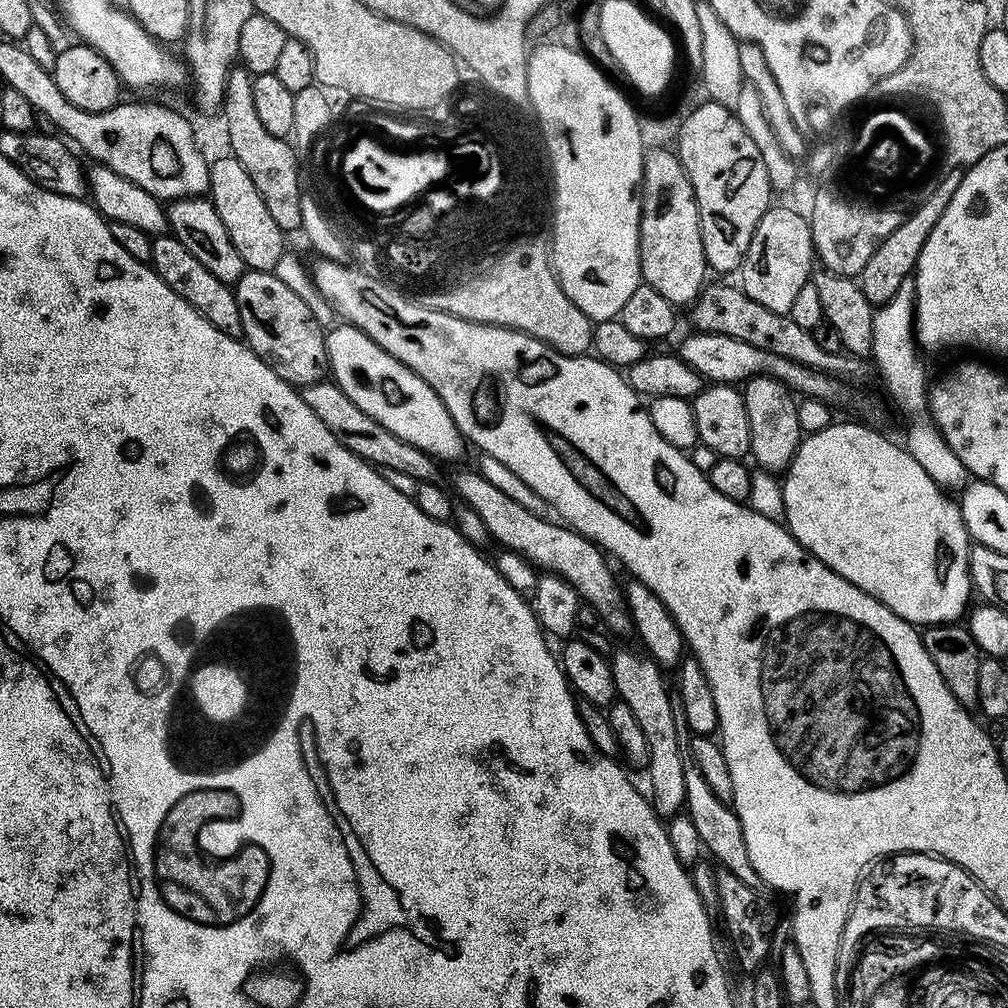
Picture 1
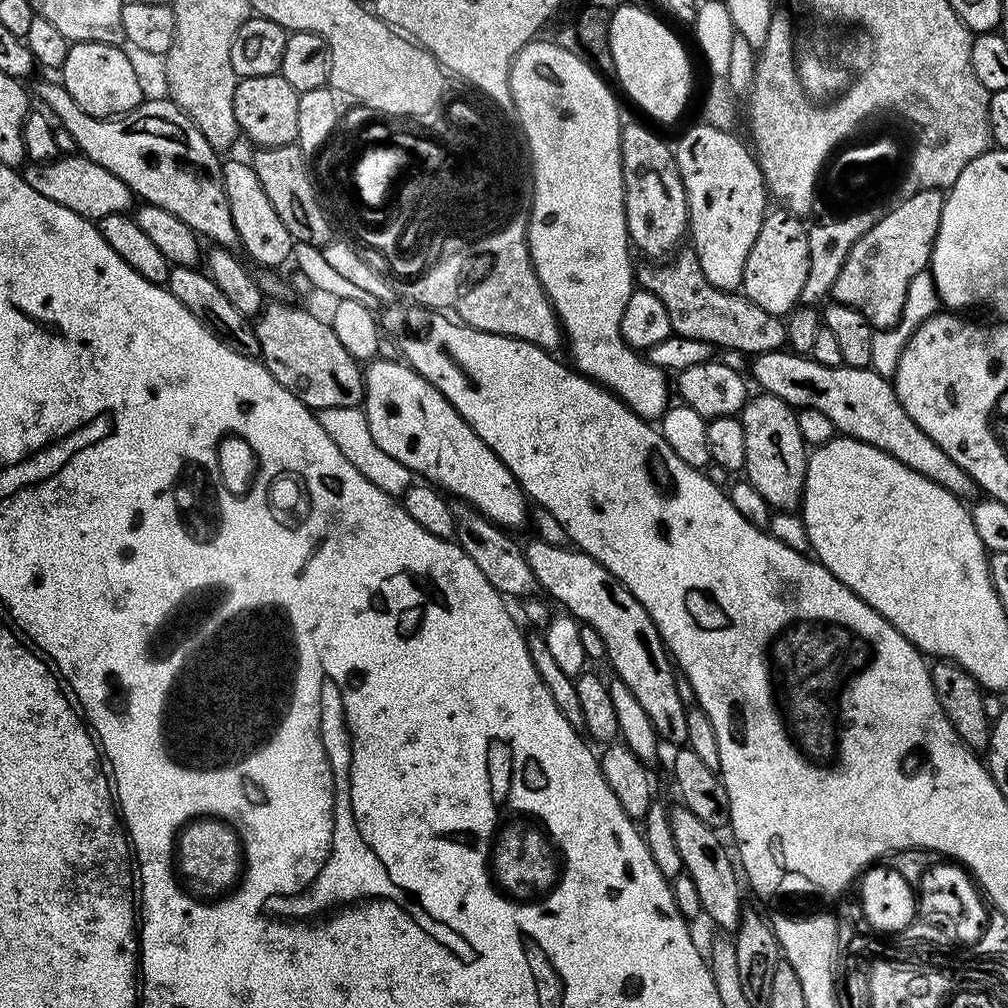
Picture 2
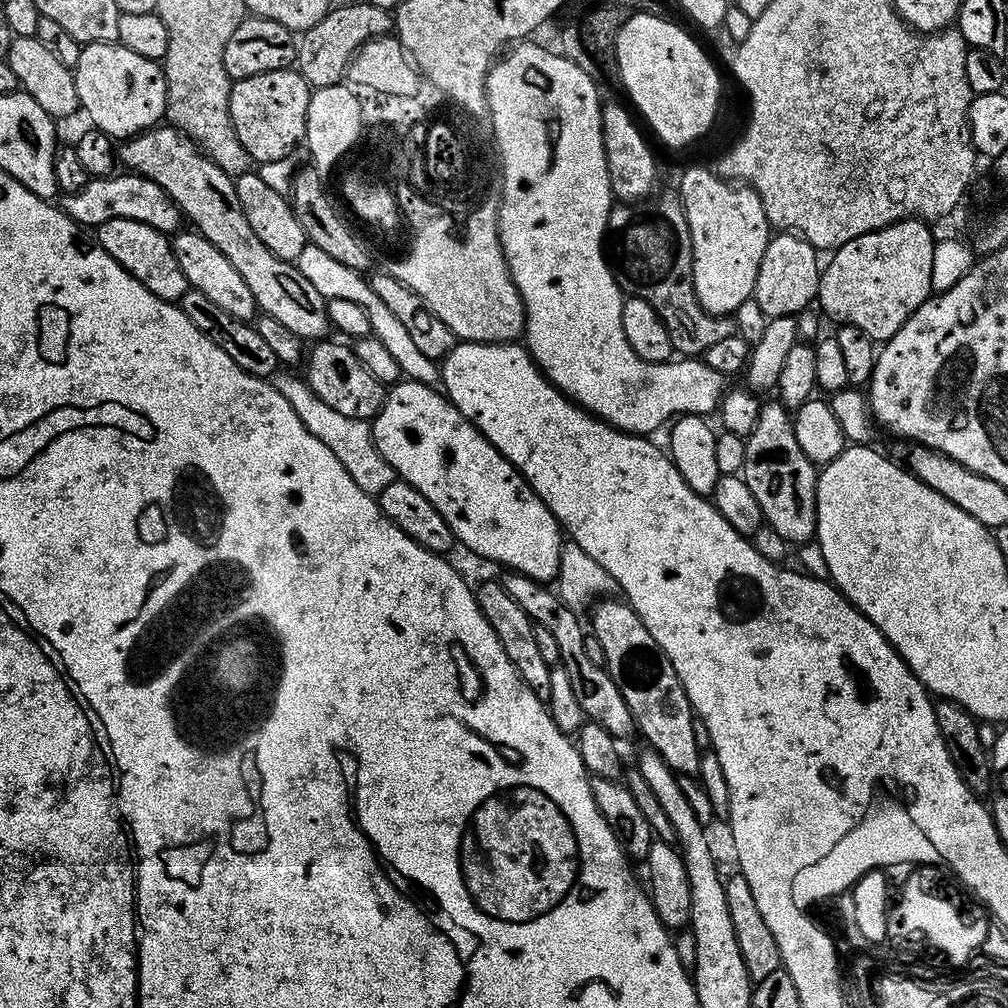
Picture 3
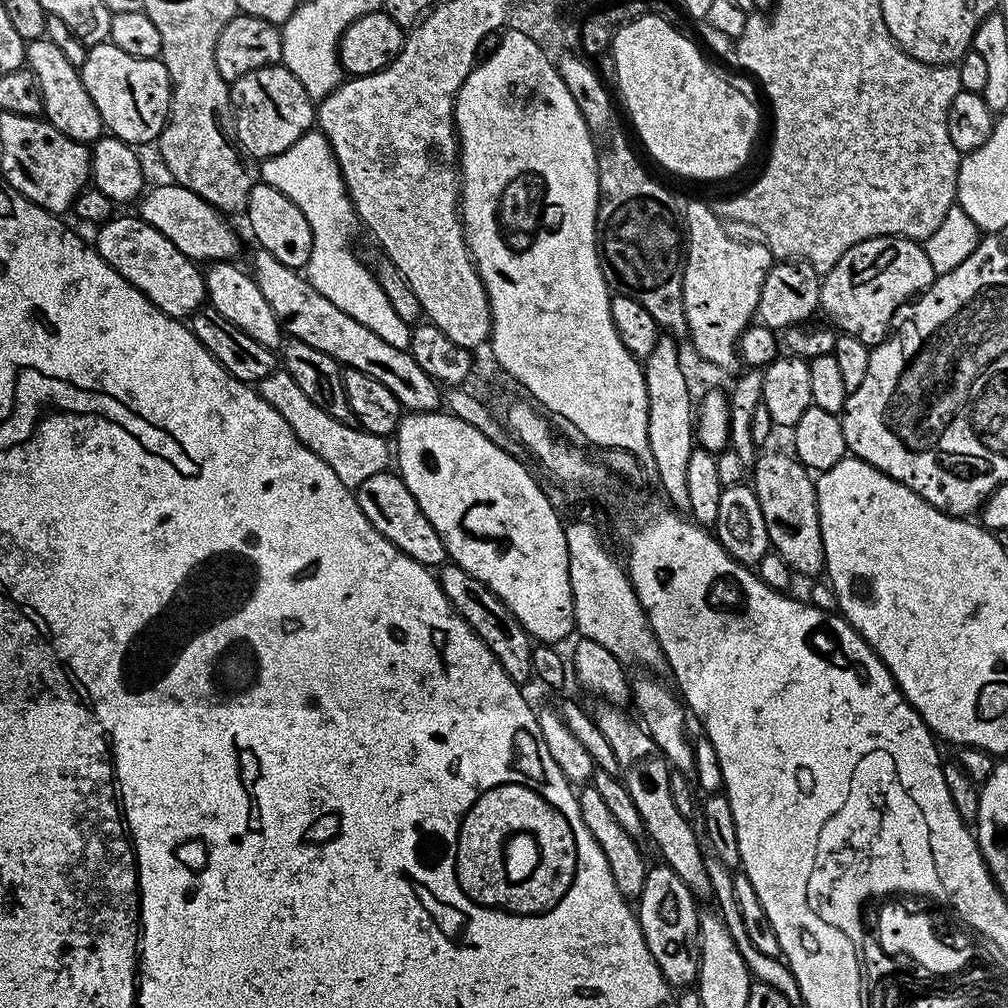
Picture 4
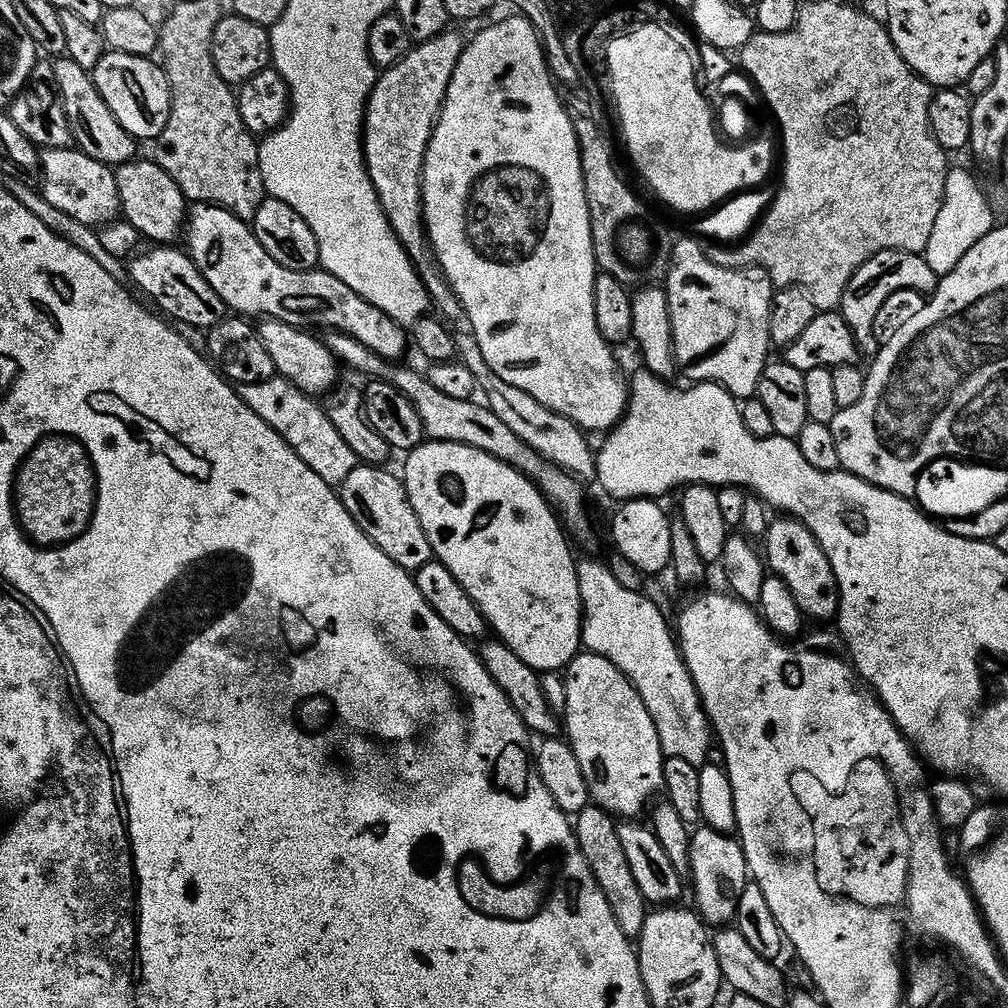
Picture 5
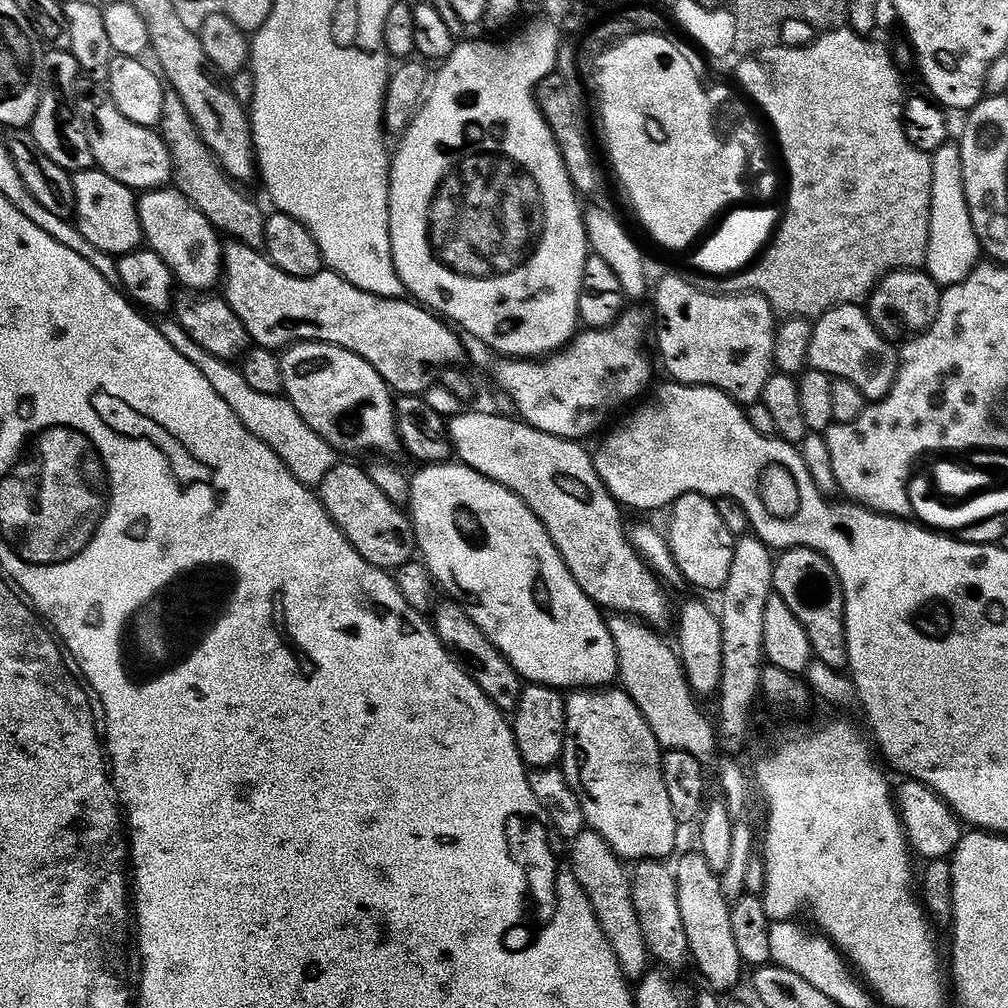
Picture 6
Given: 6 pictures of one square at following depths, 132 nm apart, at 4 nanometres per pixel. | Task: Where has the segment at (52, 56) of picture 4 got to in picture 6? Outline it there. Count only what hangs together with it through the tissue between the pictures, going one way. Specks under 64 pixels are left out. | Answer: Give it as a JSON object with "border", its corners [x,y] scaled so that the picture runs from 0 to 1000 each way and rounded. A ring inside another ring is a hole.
{"border":[[[84,82],[75,100],[75,109],[85,125],[85,138],[93,149],[94,166],[102,168],[117,181],[132,188],[161,187],[170,180],[171,162],[158,130],[148,124],[129,120],[117,109],[106,90],[95,91],[96,84]]]}

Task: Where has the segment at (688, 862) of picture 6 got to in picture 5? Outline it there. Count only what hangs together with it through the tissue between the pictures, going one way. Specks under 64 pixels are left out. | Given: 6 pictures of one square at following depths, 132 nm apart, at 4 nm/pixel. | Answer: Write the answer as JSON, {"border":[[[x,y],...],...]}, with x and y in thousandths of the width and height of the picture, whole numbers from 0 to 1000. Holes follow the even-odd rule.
{"border":[[[695,816],[685,825],[685,889],[690,892],[689,904],[702,919],[718,919],[729,910],[732,891],[744,876],[742,856],[733,832],[729,828],[713,825],[704,818]]]}

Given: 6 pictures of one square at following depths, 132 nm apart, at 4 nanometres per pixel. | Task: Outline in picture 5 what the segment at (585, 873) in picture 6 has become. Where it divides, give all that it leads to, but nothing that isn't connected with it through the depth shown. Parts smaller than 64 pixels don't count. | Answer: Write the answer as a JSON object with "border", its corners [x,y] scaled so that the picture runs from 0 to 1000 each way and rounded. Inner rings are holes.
{"border":[[[586,796],[578,804],[570,807],[567,813],[567,822],[571,825],[573,839],[581,851],[581,855],[585,859],[589,871],[593,875],[597,887],[601,887],[601,895],[605,895],[605,907],[609,907],[609,915],[613,915],[613,919],[617,919],[617,927],[621,927],[625,931],[631,931],[634,930],[637,923],[637,915],[643,910],[645,898],[642,893],[637,891],[637,887],[629,875],[629,866],[621,856],[621,846],[617,844],[617,835],[613,835],[613,823],[611,819],[612,814],[606,806],[602,806],[600,802],[595,802],[592,798]]]}

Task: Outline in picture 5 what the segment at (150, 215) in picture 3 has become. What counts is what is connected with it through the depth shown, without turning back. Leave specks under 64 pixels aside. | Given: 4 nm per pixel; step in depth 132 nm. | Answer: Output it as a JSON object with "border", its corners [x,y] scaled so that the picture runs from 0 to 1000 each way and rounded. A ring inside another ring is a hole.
{"border":[[[194,200],[185,210],[185,249],[196,264],[200,276],[208,280],[223,307],[243,315],[279,317],[293,325],[332,327],[359,339],[380,357],[396,358],[403,345],[403,329],[375,304],[363,300],[339,276],[320,268],[301,270],[276,264],[250,231],[247,219],[238,218],[215,202]]]}

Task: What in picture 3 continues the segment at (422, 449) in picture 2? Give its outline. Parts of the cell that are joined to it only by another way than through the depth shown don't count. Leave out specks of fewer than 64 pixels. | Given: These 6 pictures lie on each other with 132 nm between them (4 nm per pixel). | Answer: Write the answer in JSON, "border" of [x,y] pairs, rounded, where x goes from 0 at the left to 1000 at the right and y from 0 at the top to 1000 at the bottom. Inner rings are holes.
{"border":[[[398,376],[384,386],[381,402],[368,422],[375,450],[387,458],[396,475],[411,482],[411,486],[419,489],[431,506],[442,514],[446,526],[457,541],[461,540],[466,547],[492,560],[501,560],[501,564],[517,567],[525,575],[551,576],[556,564],[556,519],[538,498],[538,494],[530,490],[520,471],[444,398],[439,388],[427,381]]]}

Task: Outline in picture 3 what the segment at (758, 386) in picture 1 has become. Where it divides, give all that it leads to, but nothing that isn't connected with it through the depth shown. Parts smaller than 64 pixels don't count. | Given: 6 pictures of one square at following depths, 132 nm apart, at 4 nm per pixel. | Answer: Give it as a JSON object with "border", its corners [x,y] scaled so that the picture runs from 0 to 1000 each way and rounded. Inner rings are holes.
{"border":[[[773,399],[761,401],[755,400],[752,419],[748,427],[742,430],[738,441],[740,442],[740,454],[738,455],[738,467],[736,473],[740,482],[744,484],[745,490],[755,503],[757,519],[762,520],[772,530],[776,530],[778,537],[784,542],[793,542],[805,537],[810,531],[810,473],[812,471],[811,461],[796,450],[792,443],[792,435],[788,435],[788,423],[783,406]]]}

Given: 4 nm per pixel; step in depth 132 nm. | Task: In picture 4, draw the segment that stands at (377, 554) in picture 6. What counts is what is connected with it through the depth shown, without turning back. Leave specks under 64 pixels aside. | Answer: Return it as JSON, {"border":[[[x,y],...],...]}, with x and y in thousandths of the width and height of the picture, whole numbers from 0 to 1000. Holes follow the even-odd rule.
{"border":[[[382,466],[371,470],[371,474],[363,474],[363,478],[359,478],[351,487],[355,502],[359,502],[359,510],[363,510],[367,522],[395,542],[395,546],[411,554],[411,558],[436,562],[444,556],[444,547],[438,534],[435,534],[435,526],[431,526],[427,514],[419,510],[415,498],[411,498],[411,490],[403,486],[403,478],[392,467]]]}

